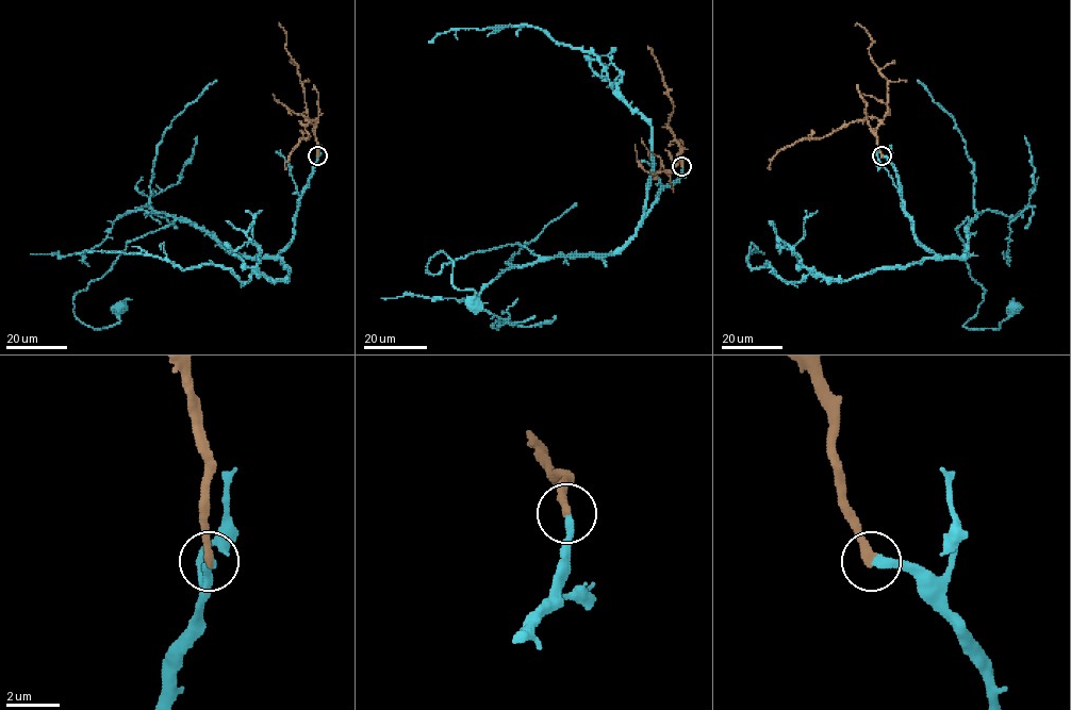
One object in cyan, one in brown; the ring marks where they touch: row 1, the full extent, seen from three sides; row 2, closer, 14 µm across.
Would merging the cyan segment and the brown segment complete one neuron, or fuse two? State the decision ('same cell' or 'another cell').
same cell

